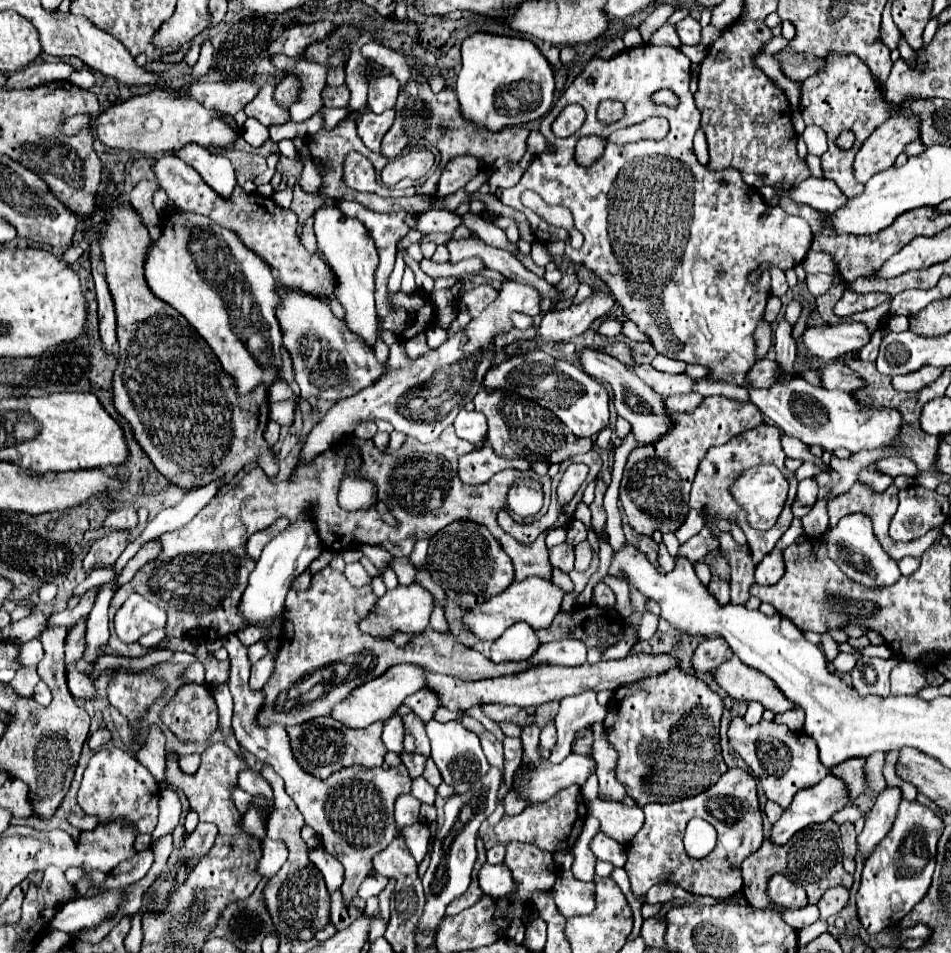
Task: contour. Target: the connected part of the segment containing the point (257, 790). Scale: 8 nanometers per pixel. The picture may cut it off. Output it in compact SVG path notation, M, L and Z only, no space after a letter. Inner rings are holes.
M252 768L242 770L242 774L238 774L238 786L242 790L246 790L248 794L264 794L270 802L270 810L272 810L272 788L270 784Z

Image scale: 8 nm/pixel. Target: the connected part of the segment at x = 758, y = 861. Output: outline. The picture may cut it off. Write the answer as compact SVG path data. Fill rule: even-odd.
M828 820L824 824L814 824L810 828L804 828L804 830L796 832L790 838L790 842L786 842L784 846L774 846L774 842L764 840L762 848L742 862L742 878L744 878L742 892L744 892L744 898L748 900L750 906L762 908L762 896L766 896L766 880L776 872L784 874L788 880L802 886L808 894L810 904L816 904L828 888L834 888L834 886L850 888L852 886L852 876L842 868L840 842L842 840L840 840L838 824L832 822L832 820Z

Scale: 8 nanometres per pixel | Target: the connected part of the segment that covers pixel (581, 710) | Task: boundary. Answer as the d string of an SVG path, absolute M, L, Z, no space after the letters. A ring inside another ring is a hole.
M584 692L582 696L570 696L560 702L558 716L554 720L557 729L557 743L550 754L553 764L558 764L571 753L571 744L576 730L588 724L602 722L606 708L596 702L596 692Z

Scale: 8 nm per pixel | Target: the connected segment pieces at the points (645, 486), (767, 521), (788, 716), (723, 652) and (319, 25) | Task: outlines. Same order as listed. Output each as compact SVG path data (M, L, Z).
M706 396L694 412L670 412L670 430L650 446L638 446L630 452L622 484L620 502L630 526L650 536L654 530L676 532L688 514L688 496L698 462L712 446L720 446L744 430L762 424L762 414L754 404L742 404L724 396Z
M768 464L742 472L730 490L736 502L748 510L750 526L768 530L776 524L782 512L788 482L776 466Z
M796 708L796 710L790 710L790 712L782 712L782 714L778 714L776 718L774 718L776 722L780 722L780 724L786 724L790 730L802 730L802 722L804 722L804 714Z
M708 638L700 642L694 652L694 668L698 672L710 672L722 662L726 662L726 658L732 658L732 656L734 652L730 650L724 638Z
M320 20L314 24L296 24L284 30L282 36L270 44L268 56L270 54L286 54L286 56L302 54L310 42L326 38L326 34L330 34L332 30L334 30L334 24L330 20Z

